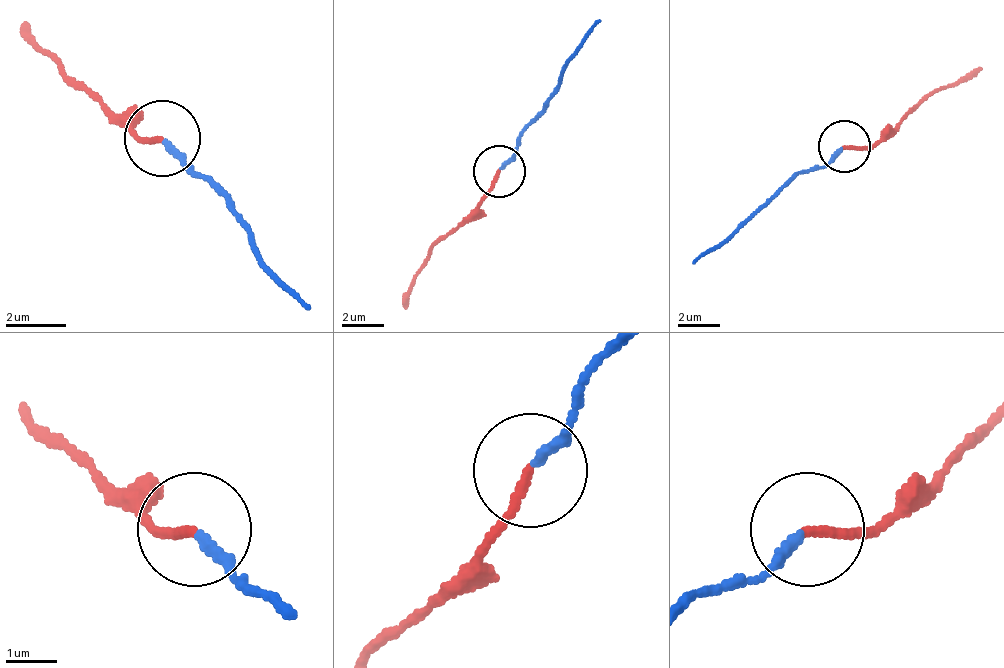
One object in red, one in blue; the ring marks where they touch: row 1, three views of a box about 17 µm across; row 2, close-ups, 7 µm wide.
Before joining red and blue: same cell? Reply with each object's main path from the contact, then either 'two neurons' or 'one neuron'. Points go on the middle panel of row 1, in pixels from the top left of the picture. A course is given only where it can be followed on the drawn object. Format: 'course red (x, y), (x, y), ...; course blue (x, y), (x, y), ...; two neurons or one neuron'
course red (498, 170), (482, 201), (430, 248), (404, 310); course blue (503, 170), (560, 87), (560, 66), (601, 19); two neurons

